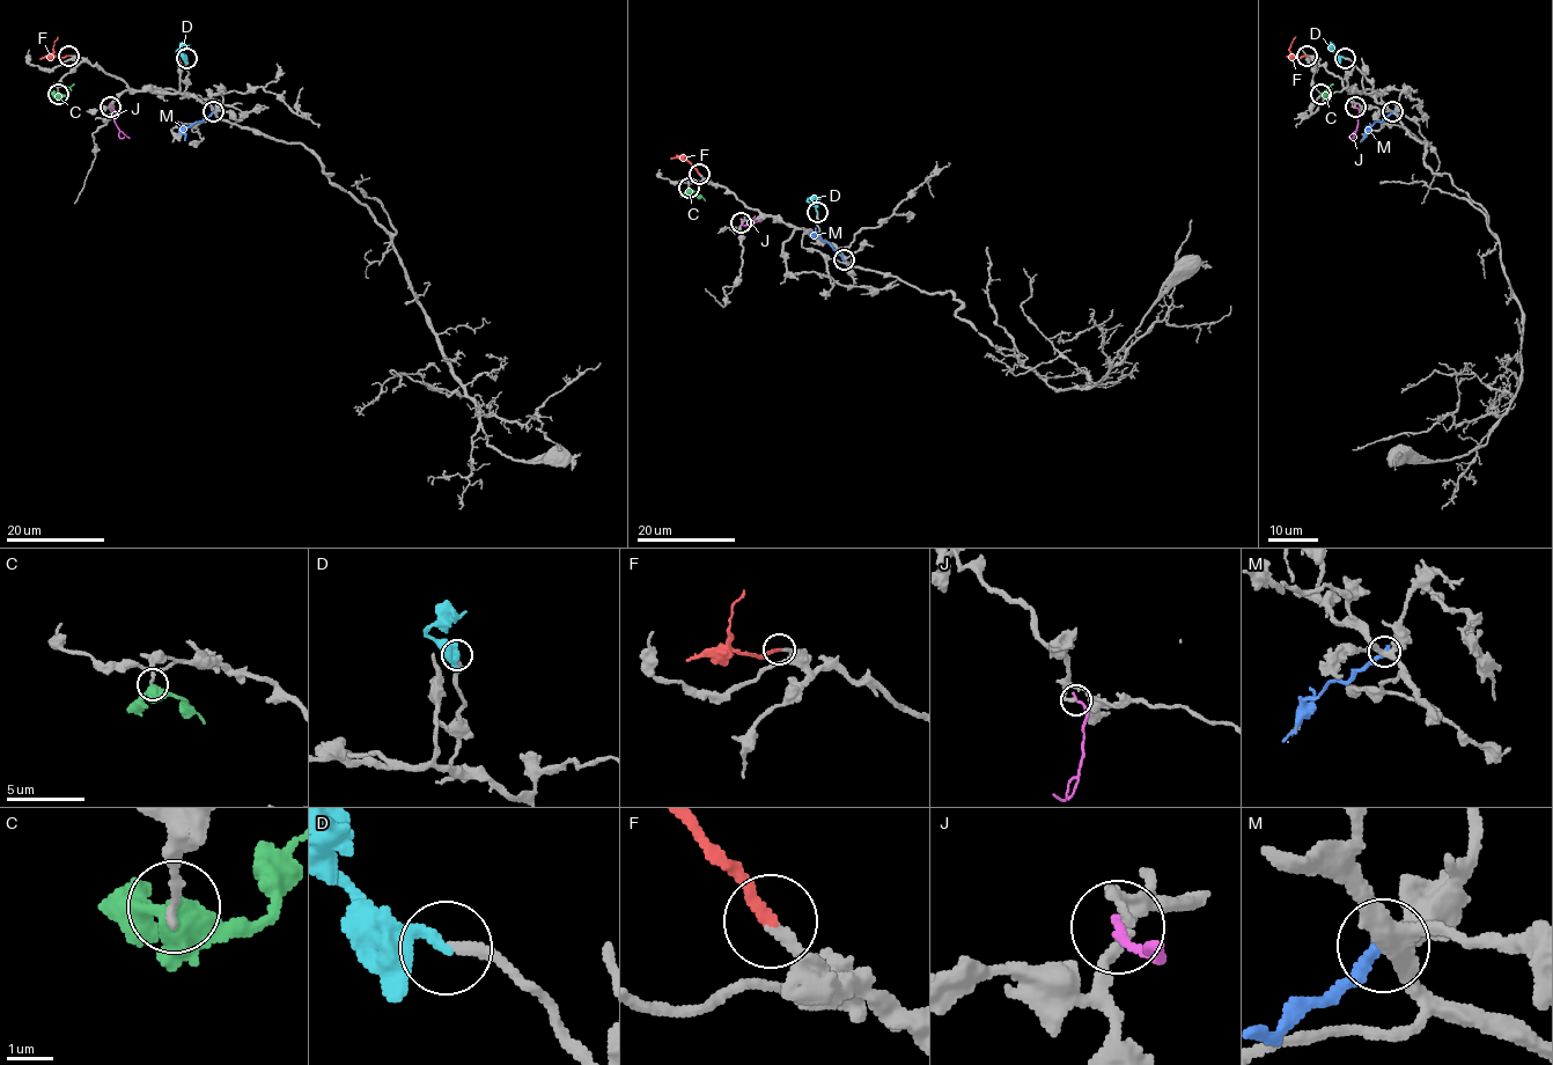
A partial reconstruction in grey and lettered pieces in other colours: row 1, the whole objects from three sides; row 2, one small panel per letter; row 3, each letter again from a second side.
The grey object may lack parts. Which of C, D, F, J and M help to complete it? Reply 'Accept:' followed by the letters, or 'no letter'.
Accept: D, F

